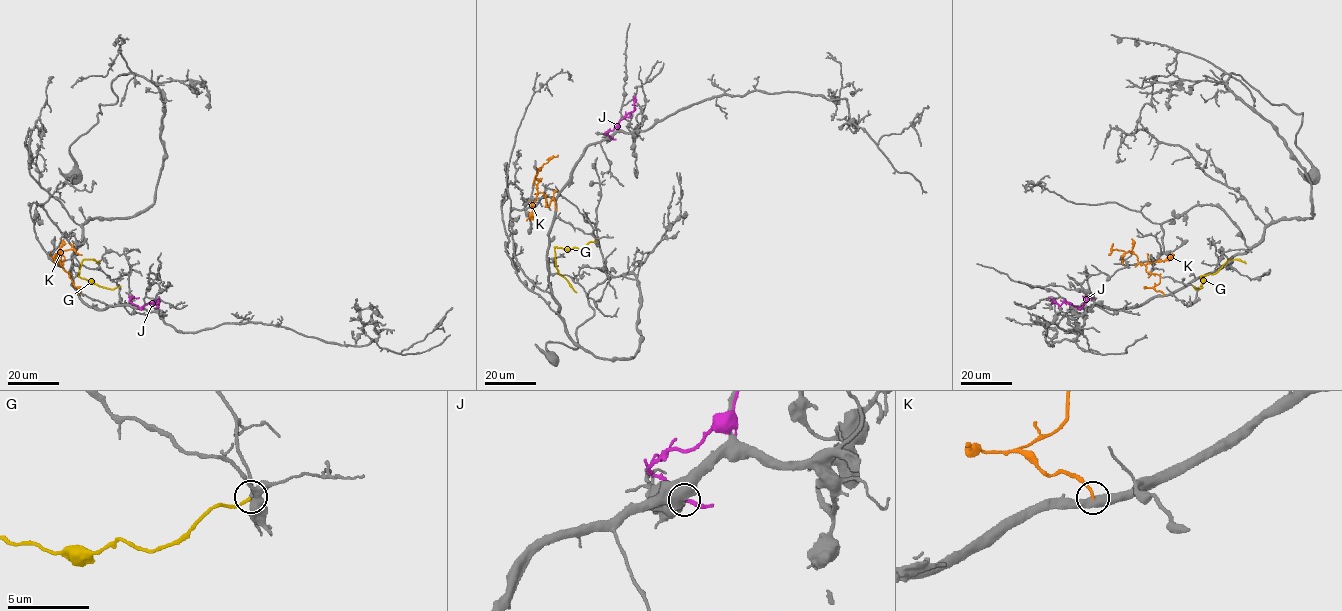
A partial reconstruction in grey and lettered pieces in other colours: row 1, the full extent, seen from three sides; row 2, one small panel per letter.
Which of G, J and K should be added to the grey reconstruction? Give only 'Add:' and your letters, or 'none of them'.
Add: none of them

